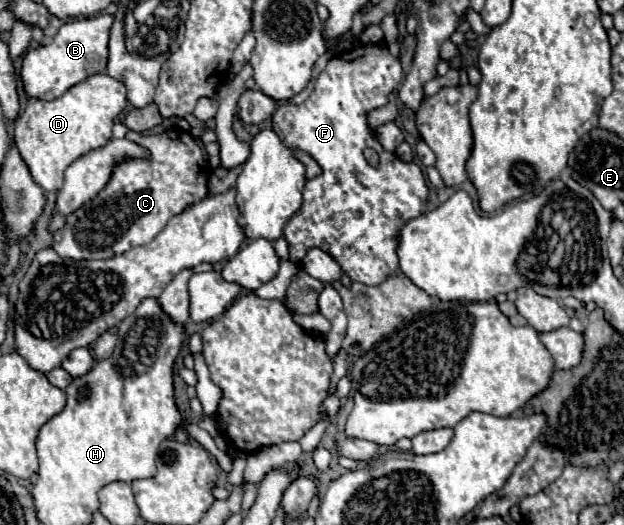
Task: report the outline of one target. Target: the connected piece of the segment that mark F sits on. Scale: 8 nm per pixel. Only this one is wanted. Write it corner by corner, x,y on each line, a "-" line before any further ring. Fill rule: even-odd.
384,43
362,45
354,51
360,53
356,53
352,59
332,57
328,61
326,69
316,79
314,91
302,105
284,103
272,113
272,127
282,137
282,141
288,147
298,147
310,153
322,167
322,175
306,181
302,207
286,223
284,237
290,245
292,263
298,265
310,247
320,247
340,263
352,281
360,281
364,285
380,285
386,277
398,271
398,233
406,221
422,215
428,203
428,187
420,165
406,165
394,153
384,151
372,129
366,125
368,113
386,105
388,95
400,85
404,75
400,61
390,55
-
364,147
372,147
378,153
380,163
376,167
366,163
362,155

